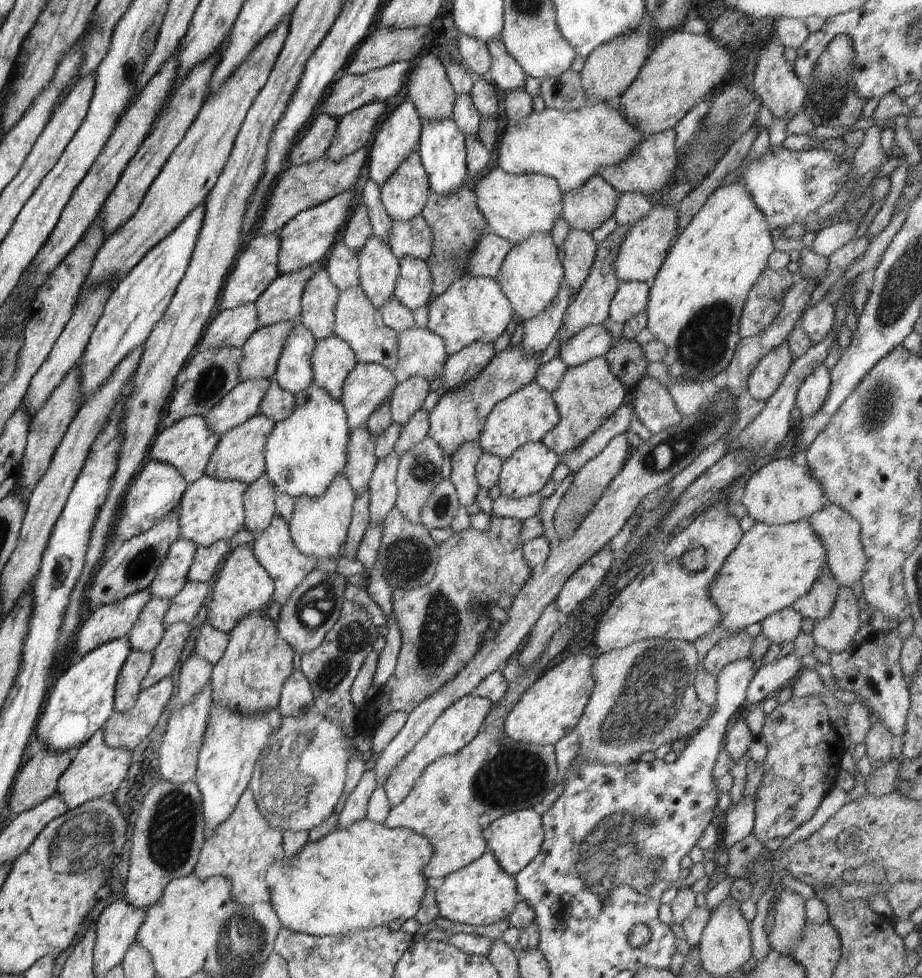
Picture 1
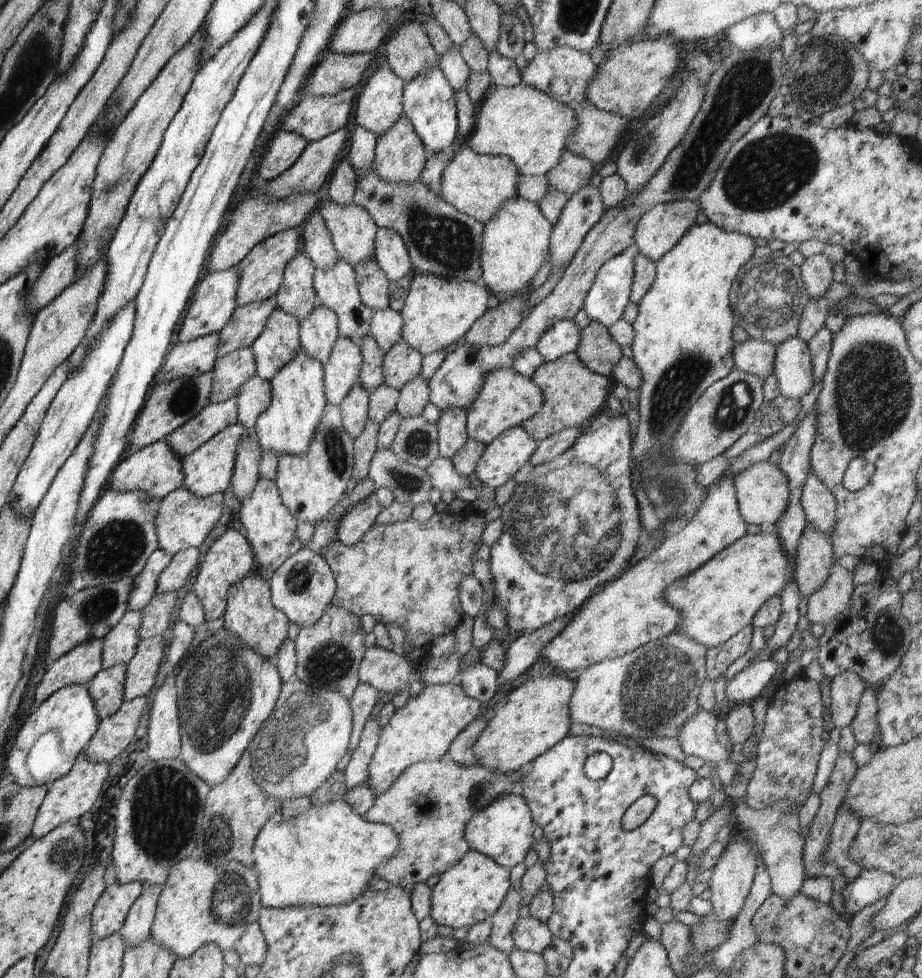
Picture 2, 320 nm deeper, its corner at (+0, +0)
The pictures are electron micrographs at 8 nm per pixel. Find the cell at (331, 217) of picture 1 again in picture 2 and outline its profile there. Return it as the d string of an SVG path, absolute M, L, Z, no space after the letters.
M294 227L287 231L276 233L274 236L255 244L254 248L243 258L236 268L239 272L239 283L236 291L237 306L243 307L255 302L274 298L281 287L283 272L289 260L298 252L301 228Z

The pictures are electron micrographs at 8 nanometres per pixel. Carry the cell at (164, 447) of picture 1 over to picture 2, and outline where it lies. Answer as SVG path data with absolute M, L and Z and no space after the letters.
M164 438L141 448L125 460L120 461L112 471L108 488L119 493L142 491L148 496L161 500L173 490L182 487L183 480L181 459L173 454L173 450Z

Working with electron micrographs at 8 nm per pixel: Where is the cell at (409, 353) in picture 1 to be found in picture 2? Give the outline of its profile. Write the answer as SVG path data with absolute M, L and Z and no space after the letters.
M390 306L382 310L373 309L371 334L384 352L388 352L395 344L403 342L402 327L402 316Z

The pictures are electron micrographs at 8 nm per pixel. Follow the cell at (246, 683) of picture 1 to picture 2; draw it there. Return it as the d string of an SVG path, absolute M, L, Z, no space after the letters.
M258 569L252 570L252 573L243 576L228 589L223 616L226 630L235 632L247 647L273 662L277 650L287 638L290 622L281 610L274 608L269 581L261 577Z

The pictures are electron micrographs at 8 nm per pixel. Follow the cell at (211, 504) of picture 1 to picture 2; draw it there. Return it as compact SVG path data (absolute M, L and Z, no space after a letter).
M184 487L173 490L159 502L155 516L156 536L159 548L170 556L187 548L199 547L214 528L222 514L223 495L218 493L206 498L198 498Z

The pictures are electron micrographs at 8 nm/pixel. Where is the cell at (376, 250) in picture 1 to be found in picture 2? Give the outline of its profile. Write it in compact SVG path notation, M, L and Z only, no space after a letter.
M325 198L318 206L339 258L352 268L366 259L374 259L376 223L369 212L353 200L347 205Z

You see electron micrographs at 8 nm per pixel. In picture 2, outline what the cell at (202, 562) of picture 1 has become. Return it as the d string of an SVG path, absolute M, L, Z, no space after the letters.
M198 547L177 552L168 566L158 575L155 592L167 593L180 590L188 582L192 571L199 568L198 556L200 556Z

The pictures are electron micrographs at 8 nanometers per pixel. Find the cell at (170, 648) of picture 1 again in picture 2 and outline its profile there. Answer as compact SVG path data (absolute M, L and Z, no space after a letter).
M162 636L139 640L136 654L130 662L127 662L123 688L124 701L146 697L152 692L162 656L164 656Z

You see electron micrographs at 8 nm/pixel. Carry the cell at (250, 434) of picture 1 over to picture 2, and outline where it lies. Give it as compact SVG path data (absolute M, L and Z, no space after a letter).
M241 424L230 425L181 459L181 469L184 475L182 487L193 492L198 498L223 493L231 484L237 444L248 433L248 429Z

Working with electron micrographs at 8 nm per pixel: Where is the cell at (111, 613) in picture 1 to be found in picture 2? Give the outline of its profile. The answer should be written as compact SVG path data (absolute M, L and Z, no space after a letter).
M88 639L48 665L34 690L33 710L61 688L88 684L103 669L102 647L103 639Z

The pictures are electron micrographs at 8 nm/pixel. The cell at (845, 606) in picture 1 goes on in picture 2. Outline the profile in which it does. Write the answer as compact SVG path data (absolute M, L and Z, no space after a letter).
M837 562L832 563L828 578L808 598L809 622L826 626L845 611L854 589L853 573Z

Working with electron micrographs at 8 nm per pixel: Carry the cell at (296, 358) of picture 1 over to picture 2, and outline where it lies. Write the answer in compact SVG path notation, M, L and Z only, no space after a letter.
M280 308L274 309L250 348L255 358L255 374L270 380L301 348L299 320Z

